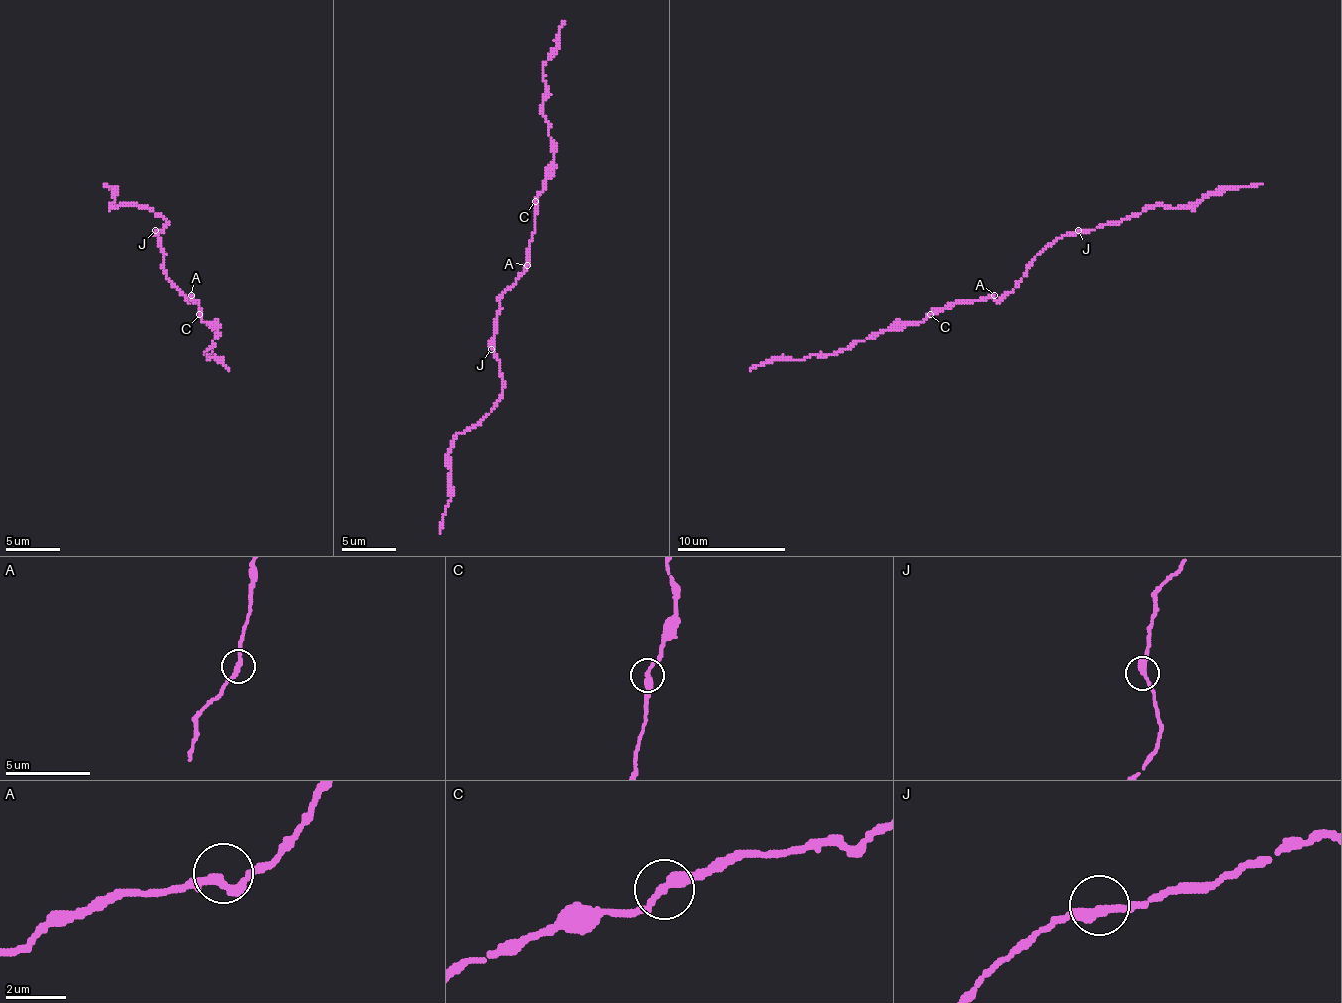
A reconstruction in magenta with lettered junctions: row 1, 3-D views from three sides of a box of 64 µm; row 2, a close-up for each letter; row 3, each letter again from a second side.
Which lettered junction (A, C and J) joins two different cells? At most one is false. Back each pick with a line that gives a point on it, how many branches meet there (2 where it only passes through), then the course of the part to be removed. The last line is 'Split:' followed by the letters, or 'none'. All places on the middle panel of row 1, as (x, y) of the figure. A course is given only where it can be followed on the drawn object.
Split: none

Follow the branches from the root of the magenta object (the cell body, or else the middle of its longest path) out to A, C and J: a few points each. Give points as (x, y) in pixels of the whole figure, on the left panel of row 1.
A: (172, 284), (188, 300), (191, 295)
C: (172, 284), (188, 300), (191, 297), (199, 303), (199, 314)
J: (172, 284), (163, 270), (163, 251), (155, 230)

